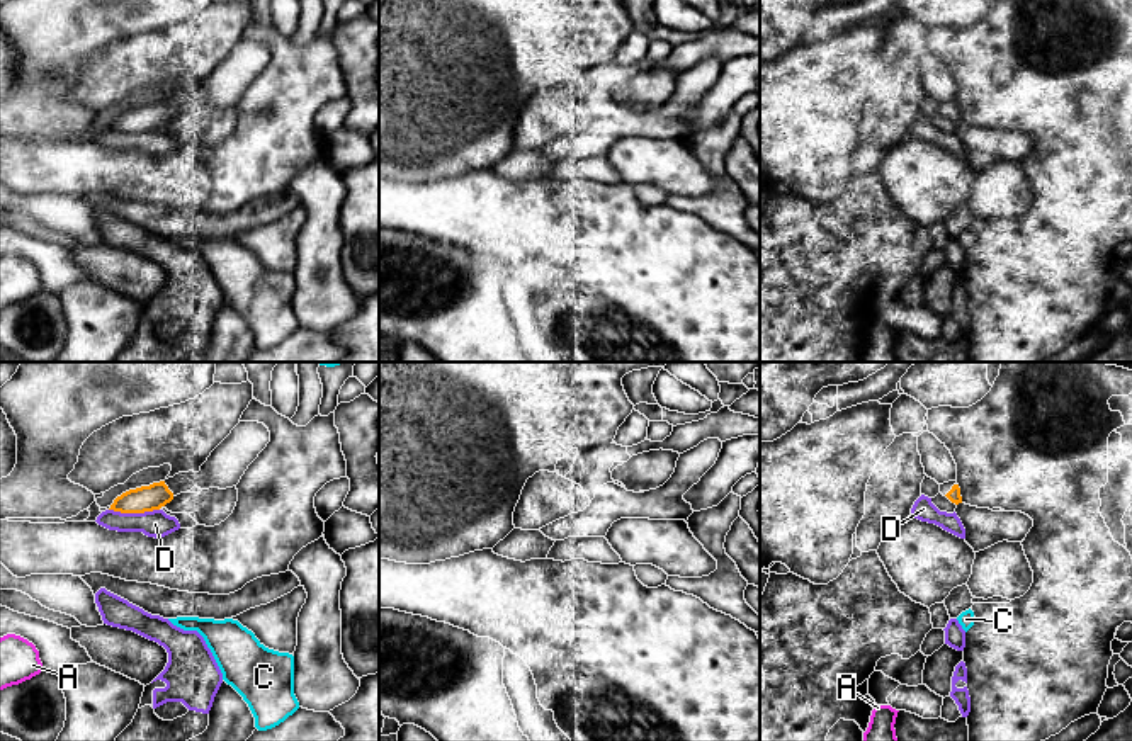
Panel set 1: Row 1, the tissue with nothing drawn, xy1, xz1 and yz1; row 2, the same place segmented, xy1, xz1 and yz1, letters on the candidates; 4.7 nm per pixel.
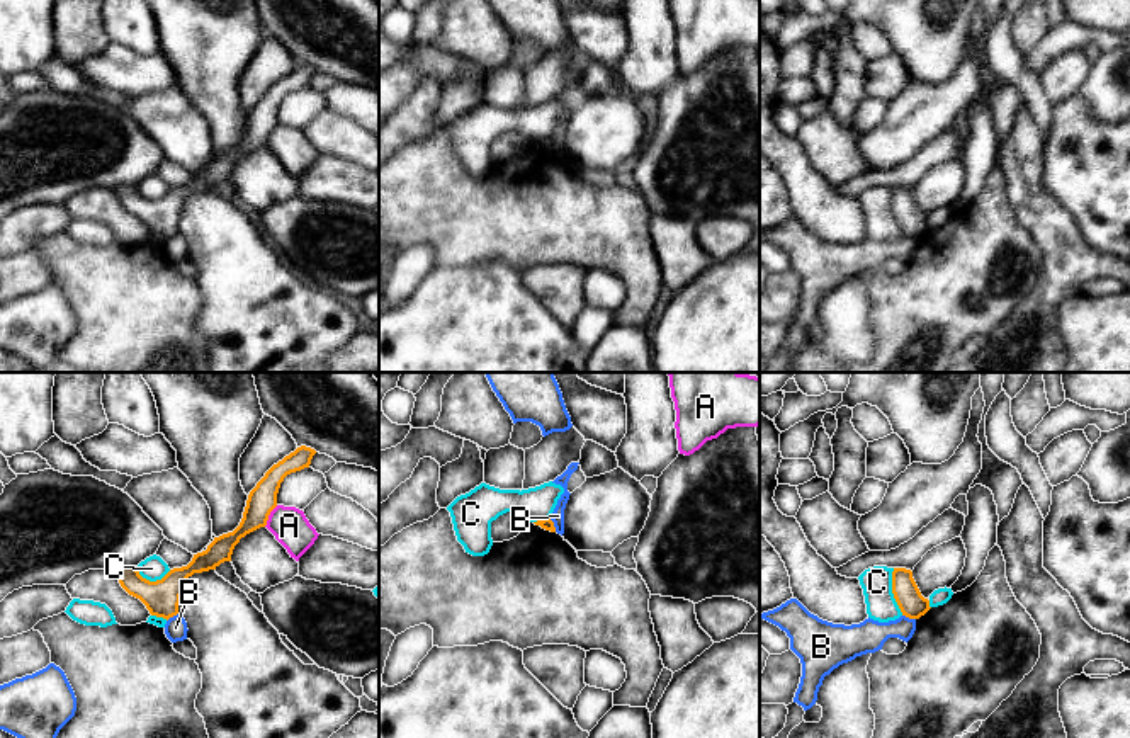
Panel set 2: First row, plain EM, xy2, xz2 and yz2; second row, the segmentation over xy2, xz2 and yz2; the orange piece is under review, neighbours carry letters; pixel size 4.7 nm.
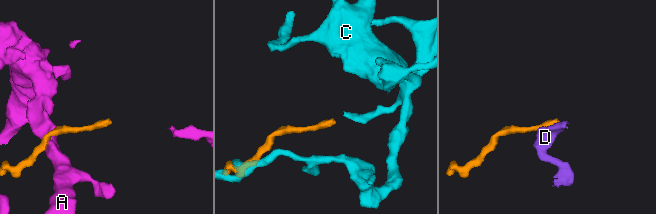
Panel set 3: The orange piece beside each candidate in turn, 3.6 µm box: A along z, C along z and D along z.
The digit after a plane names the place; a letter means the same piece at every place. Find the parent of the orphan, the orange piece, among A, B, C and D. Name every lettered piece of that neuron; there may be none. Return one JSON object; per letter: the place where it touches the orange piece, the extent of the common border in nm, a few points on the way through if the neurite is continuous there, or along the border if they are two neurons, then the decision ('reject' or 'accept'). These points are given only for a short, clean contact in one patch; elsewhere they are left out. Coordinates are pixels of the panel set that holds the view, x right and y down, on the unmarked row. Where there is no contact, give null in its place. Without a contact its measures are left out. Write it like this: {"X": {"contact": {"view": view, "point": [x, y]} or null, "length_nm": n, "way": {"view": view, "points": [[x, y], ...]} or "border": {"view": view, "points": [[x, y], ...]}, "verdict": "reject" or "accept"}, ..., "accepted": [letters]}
{"A": {"contact": {"view": "xy2", "point": [269, 133]}, "length_nm": 120, "border": {"view": "xy2", "points": [[277, 124], [264, 145]]}, "verdict": "reject"}, "B": {"contact": {"view": "xz2", "point": [553, 143]}, "length_nm": 80, "border": {"view": "xz2", "points": [[549, 136], [556, 150]]}, "verdict": "reject"}, "C": {"contact": {"view": "yz2", "point": [892, 211]}, "length_nm": 220, "verdict": "reject"}, "D": {"contact": {"view": "xy1", "point": [135, 131]}, "length_nm": 240, "border": {"view": "xy1", "points": [[109, 128], [121, 131], [158, 130]]}, "verdict": "reject"}, "accepted": []}

